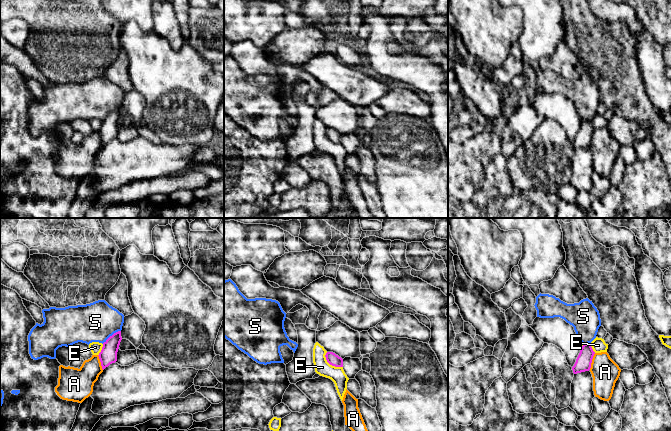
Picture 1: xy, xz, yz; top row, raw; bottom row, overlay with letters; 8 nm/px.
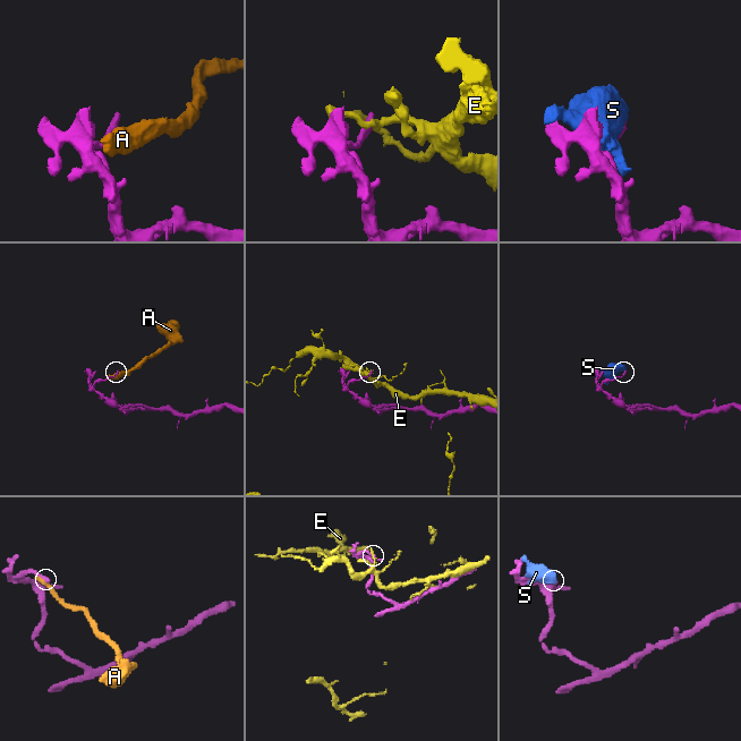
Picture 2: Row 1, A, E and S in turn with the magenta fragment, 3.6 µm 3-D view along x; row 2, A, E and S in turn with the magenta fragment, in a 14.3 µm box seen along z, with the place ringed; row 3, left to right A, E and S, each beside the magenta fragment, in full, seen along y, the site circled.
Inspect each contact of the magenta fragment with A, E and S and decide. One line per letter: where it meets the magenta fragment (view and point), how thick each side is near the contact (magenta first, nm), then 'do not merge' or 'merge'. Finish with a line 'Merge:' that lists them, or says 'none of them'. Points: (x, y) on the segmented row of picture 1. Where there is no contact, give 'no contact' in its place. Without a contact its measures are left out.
A: meets magenta in yz at (591, 361); 130 nm thick on the magenta side, 220 nm on the other; do not merge
E: meets magenta in xz at (331, 364); 90 nm thick on the magenta side, 120 nm on the other; do not merge
S: meets magenta in xy at (112, 335); 140 nm thick on the magenta side, 320 nm on the other; do not merge
Merge: none of them

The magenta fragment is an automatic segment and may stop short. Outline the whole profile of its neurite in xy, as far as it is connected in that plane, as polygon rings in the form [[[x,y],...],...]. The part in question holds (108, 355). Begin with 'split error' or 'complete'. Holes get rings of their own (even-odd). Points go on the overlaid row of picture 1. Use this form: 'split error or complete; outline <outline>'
complete; outline [[[118,331],[103,343],[102,350],[98,355],[103,370],[117,361],[117,352],[121,340],[121,331]]]

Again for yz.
complete; outline [[[591,343],[583,344],[580,353],[576,359],[574,366],[572,367],[573,373],[581,373],[589,371],[591,368],[592,359],[595,352],[591,347]]]

